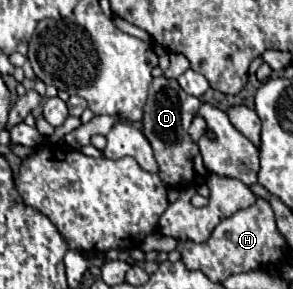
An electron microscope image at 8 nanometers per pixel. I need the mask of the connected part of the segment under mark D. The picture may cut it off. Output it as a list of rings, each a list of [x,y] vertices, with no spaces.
[[[158,76],[150,84],[148,102],[144,106],[144,136],[148,138],[150,146],[154,148],[156,162],[160,166],[160,178],[166,186],[174,186],[178,190],[186,186],[200,186],[210,178],[210,172],[202,164],[202,156],[198,146],[188,136],[188,126],[192,118],[198,114],[200,100],[196,96],[186,94],[176,78]]]

